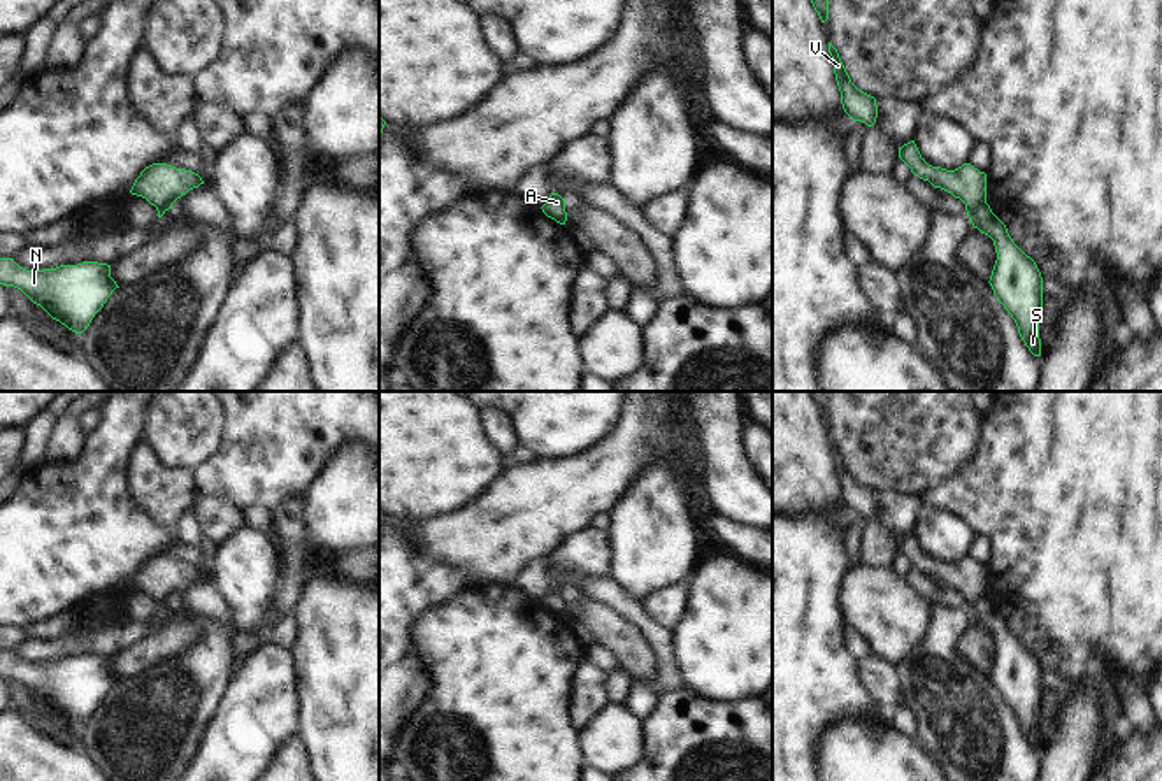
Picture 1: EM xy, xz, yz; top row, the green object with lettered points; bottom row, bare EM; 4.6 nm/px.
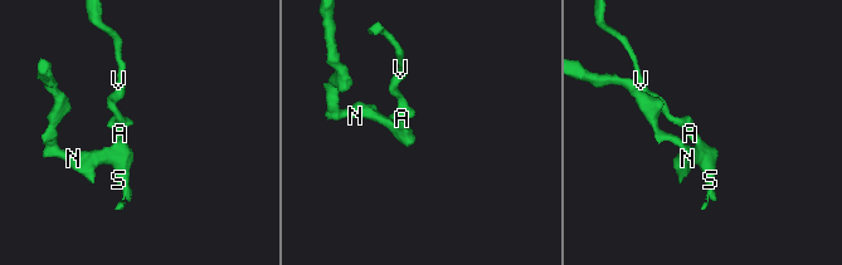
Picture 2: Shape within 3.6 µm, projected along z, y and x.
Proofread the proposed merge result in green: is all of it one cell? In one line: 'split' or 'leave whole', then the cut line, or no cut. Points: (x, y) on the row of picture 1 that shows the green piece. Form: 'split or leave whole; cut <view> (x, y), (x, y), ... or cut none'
split; cut yz (985, 200), (968, 213)

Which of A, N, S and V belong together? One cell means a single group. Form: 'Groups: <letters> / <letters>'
Groups: A N S / V.

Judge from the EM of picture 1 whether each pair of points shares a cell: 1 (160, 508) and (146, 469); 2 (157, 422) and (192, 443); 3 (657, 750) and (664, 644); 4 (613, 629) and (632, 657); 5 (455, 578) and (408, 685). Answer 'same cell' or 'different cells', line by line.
1: same cell
2: same cell
3: different cells
4: same cell
5: same cell

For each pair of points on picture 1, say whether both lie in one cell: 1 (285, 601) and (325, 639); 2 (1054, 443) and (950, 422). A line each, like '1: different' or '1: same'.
1: different
2: different

